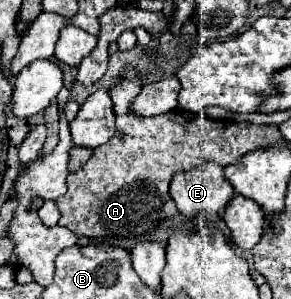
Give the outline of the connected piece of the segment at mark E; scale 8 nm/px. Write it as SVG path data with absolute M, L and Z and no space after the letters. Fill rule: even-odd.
M204 161L202 165L190 169L190 171L180 171L172 177L170 183L170 195L178 207L178 211L184 217L196 217L196 215L206 215L210 219L214 219L218 213L224 211L226 203L234 197L234 189L232 185L226 181L224 177L224 167L218 163L210 163Z

